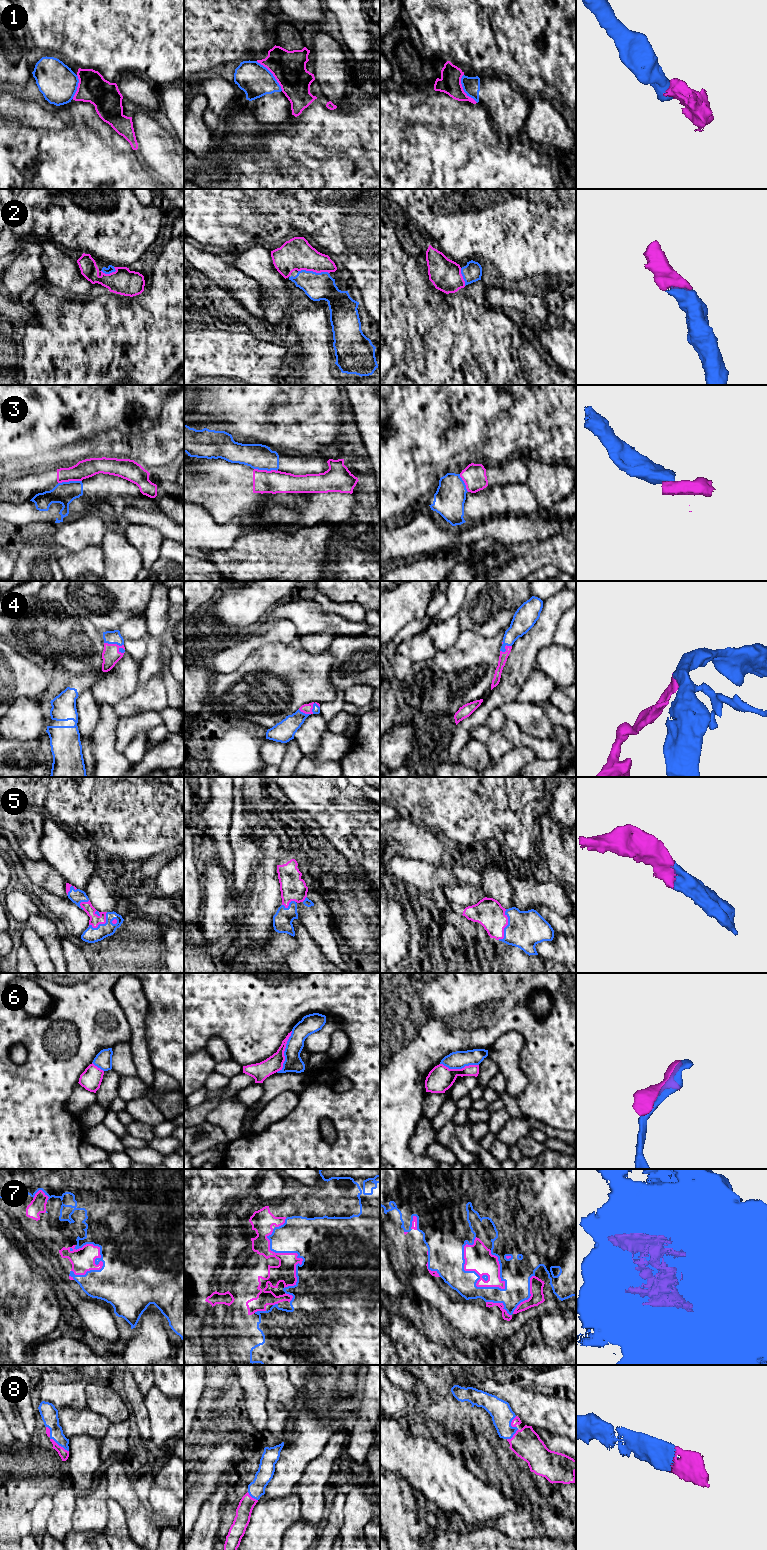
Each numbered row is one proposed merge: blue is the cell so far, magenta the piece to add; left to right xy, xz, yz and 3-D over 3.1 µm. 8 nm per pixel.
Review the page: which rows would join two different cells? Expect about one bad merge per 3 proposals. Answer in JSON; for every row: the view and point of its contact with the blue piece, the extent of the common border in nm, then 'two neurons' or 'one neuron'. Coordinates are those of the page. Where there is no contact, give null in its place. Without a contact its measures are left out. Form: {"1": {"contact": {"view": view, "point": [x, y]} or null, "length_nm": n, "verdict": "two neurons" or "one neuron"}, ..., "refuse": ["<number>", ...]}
{"1": {"contact": {"view": "xz", "point": [272, 74]}, "length_nm": 320, "verdict": "two neurons"}, "2": {"contact": {"view": "xz", "point": [312, 271]}, "length_nm": 240, "verdict": "one neuron"}, "3": {"contact": {"view": "xy", "point": [69, 481]}, "length_nm": 190, "verdict": "two neurons"}, "4": {"contact": {"view": "xy", "point": [115, 643]}, "length_nm": 190, "verdict": "one neuron"}, "5": {"contact": {"view": "yz", "point": [506, 926]}, "length_nm": 260, "verdict": "one neuron"}, "6": {"contact": {"view": "xz", "point": [284, 1052]}, "length_nm": 360, "verdict": "two neurons"}, "7": {"contact": {"view": "yz", "point": [471, 1271]}, "length_nm": 500, "verdict": "one neuron"}, "8": {"contact": {"view": "xy", "point": [59, 1445]}, "length_nm": 190, "verdict": "one neuron"}, "refuse": ["1", "3", "6"]}

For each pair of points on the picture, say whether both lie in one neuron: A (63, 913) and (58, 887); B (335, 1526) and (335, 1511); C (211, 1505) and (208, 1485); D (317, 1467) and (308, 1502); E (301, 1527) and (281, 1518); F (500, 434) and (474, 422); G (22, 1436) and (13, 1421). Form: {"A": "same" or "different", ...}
{"A": "different", "B": "same", "C": "different", "D": "same", "E": "different", "F": "different", "G": "same"}

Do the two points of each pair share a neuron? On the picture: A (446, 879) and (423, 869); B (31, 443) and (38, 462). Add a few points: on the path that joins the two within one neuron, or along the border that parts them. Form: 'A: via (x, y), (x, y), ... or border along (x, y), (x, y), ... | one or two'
A: via (440, 878), (429, 875) | one
B: border along (55, 441), (16, 468) | two

